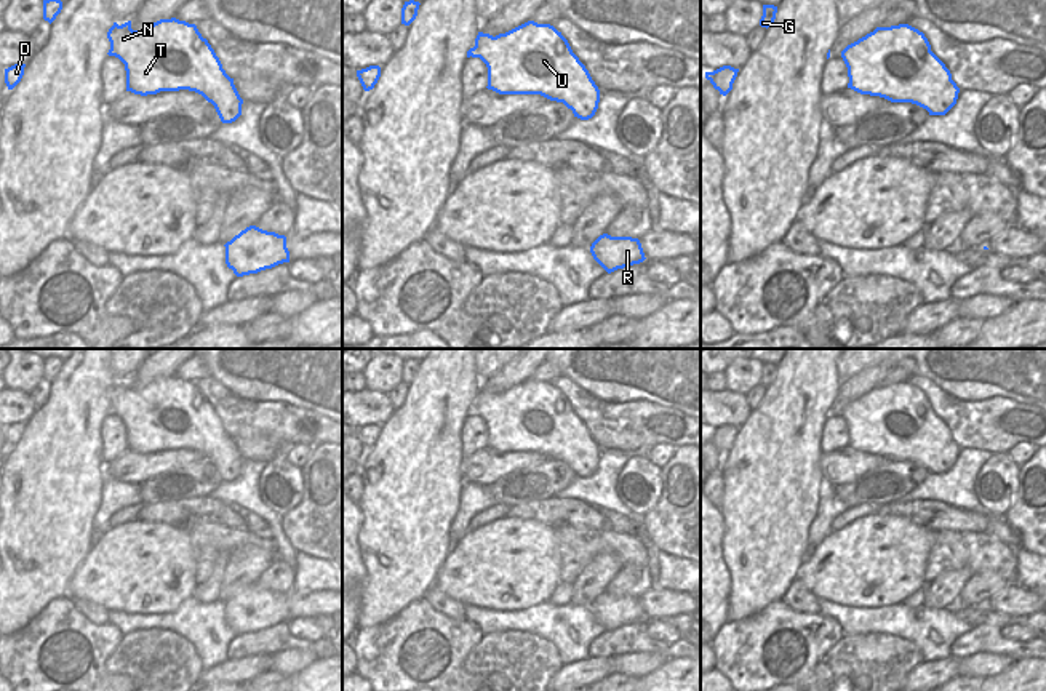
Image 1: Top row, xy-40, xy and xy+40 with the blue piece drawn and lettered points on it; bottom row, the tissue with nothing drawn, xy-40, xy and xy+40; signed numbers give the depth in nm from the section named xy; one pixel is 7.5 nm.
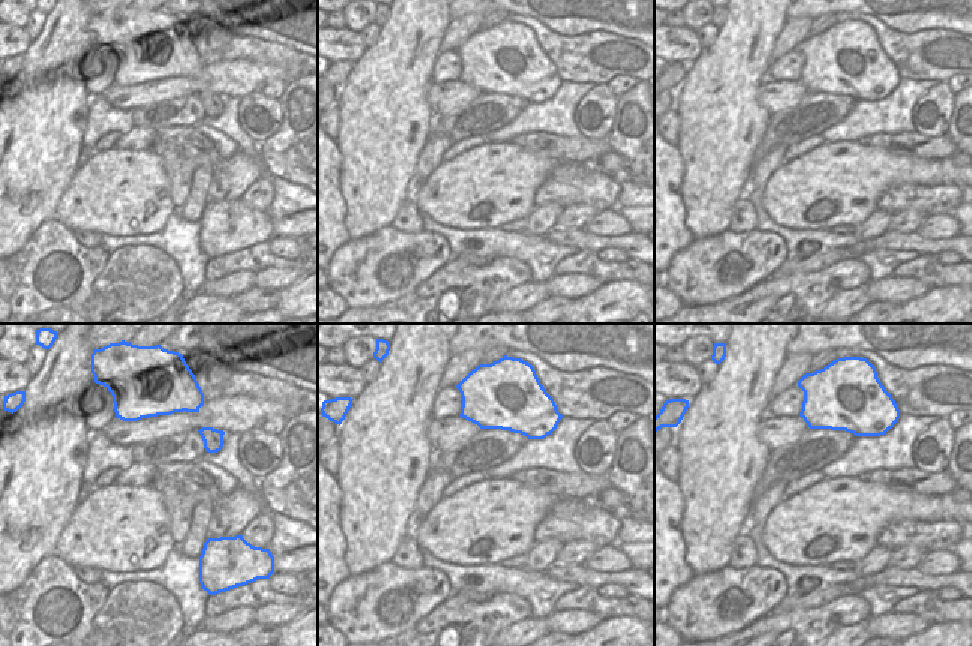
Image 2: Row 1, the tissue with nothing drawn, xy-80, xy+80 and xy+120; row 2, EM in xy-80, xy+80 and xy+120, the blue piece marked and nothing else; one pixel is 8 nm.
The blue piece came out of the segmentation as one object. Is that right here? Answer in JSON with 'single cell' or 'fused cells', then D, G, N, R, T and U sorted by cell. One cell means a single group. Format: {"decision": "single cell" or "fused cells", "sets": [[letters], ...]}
{"decision": "single cell", "sets": [["D", "G", "N", "R", "T", "U"]]}

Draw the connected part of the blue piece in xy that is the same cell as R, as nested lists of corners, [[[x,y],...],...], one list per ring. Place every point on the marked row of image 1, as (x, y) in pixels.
[[[600,235],[590,246],[593,259],[608,272],[643,262],[645,253],[638,238]]]

